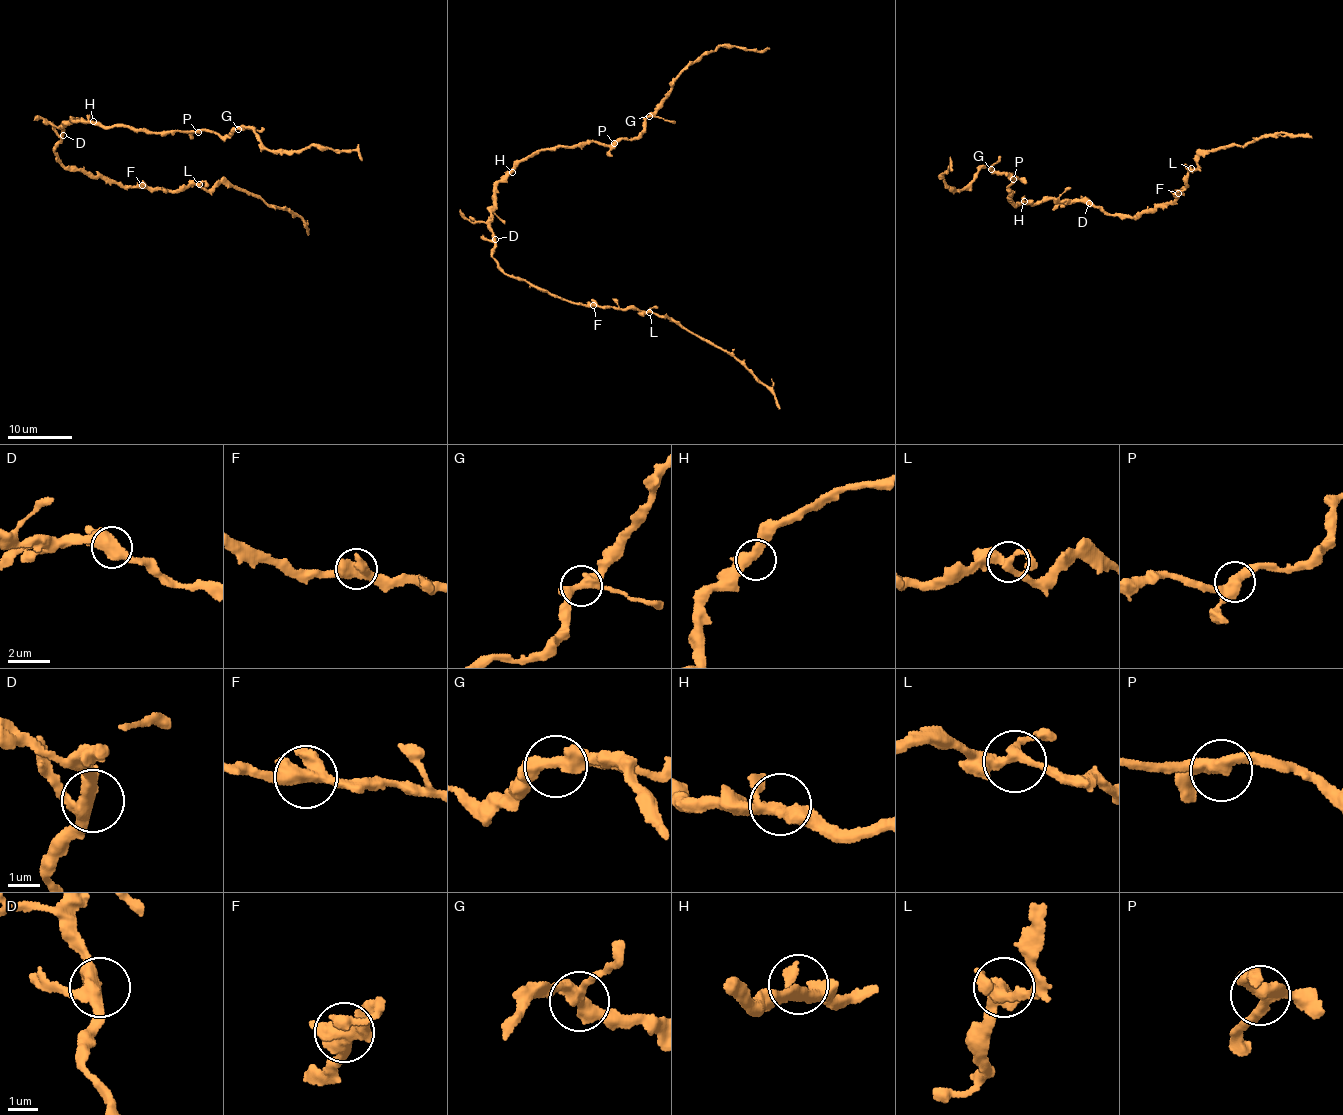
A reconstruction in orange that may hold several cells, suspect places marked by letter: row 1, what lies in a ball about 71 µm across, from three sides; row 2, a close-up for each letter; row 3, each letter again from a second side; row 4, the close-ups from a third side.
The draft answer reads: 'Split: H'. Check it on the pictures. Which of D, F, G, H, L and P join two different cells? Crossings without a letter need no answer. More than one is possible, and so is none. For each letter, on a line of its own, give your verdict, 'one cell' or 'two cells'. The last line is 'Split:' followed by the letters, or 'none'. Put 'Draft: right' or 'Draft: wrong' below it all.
D: one cell
F: one cell
G: one cell
H: one cell
L: one cell
P: one cell
Split: none
Draft: wrong

